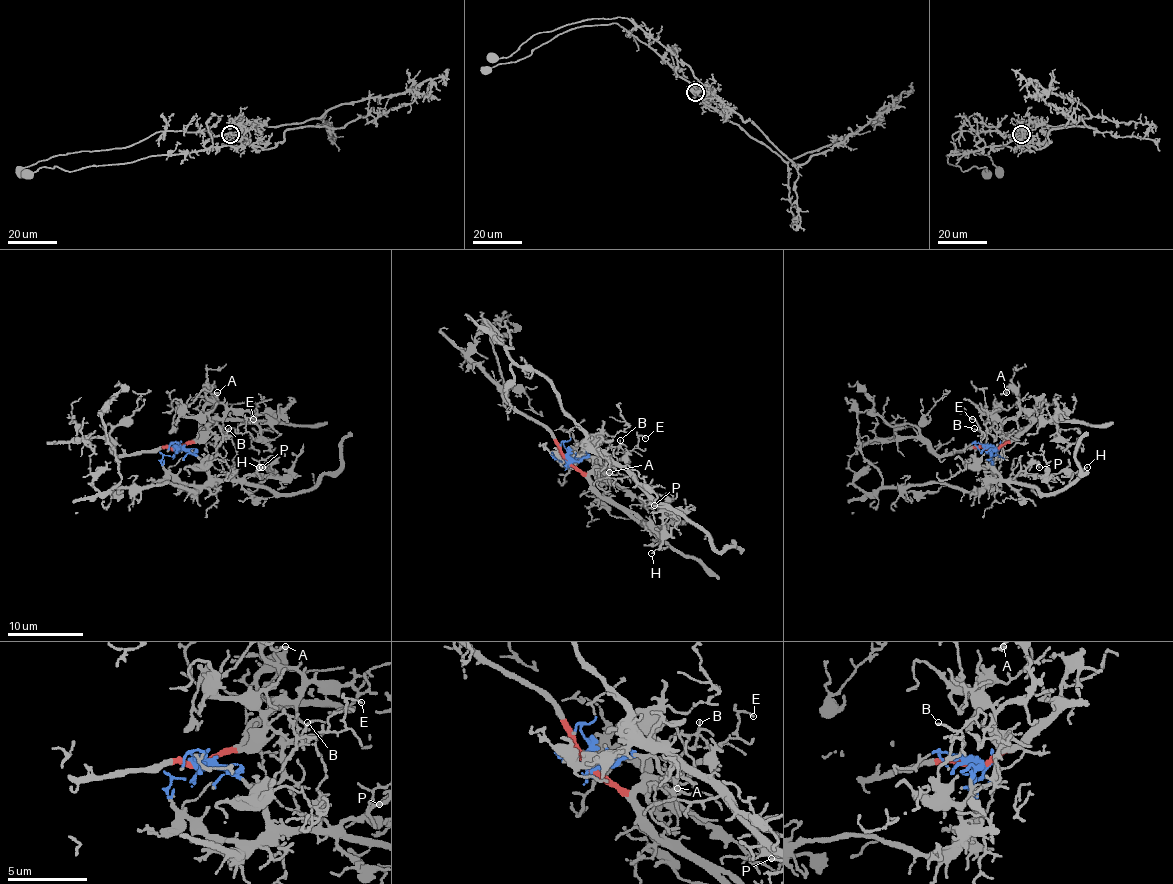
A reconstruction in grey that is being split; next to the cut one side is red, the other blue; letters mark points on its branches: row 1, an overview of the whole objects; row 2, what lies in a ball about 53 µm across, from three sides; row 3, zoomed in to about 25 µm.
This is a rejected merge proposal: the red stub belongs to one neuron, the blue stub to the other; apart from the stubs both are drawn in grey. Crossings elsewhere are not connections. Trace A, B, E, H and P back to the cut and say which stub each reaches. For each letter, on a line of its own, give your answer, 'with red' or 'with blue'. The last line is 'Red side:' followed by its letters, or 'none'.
A: with red
B: with blue
E: with red
H: with blue
P: with blue
Red side: A, E

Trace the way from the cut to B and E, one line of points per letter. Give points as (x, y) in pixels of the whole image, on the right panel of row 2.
B: (993, 449), (991, 460), (982, 466), (974, 453), (982, 434), (974, 428)
E: (995, 449), (1006, 441), (1003, 434), (1004, 436), (982, 434), (972, 418)

